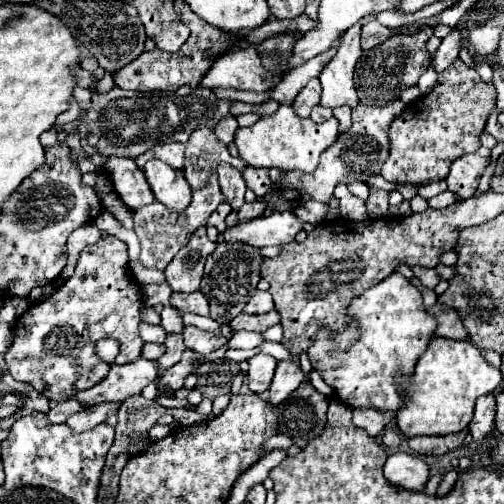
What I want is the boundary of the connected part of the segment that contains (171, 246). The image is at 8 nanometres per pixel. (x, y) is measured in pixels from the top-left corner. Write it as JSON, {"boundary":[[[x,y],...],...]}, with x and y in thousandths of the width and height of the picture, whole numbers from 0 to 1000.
{"boundary":[[[399,248],[395,256],[383,256],[375,280],[371,280],[371,300],[367,300],[367,331],[363,343],[375,359],[375,367],[383,367],[383,399],[379,407],[359,419],[335,419],[331,411],[323,411],[319,403],[304,403],[296,411],[280,411],[276,419],[268,419],[268,462],[280,478],[280,522],[288,530],[308,530],[315,538],[327,538],[327,530],[339,522],[339,514],[351,506],[351,498],[371,486],[375,470],[403,446],[411,446],[415,427],[431,415],[431,407],[438,403],[442,387],[431,363],[431,327],[442,319],[442,312],[458,312],[450,300],[450,288],[442,288],[419,252]]]}

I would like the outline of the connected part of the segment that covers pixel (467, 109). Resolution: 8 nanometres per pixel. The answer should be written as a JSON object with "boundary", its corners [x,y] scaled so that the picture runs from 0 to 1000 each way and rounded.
{"boundary":[[[915,117],[895,125],[887,145],[875,145],[867,169],[835,188],[827,200],[804,212],[804,224],[788,232],[772,252],[772,312],[756,331],[760,355],[776,363],[815,363],[815,367],[843,367],[855,359],[875,359],[887,351],[895,323],[915,312],[919,304],[935,304],[954,292],[950,268],[962,256],[966,232],[982,220],[982,173],[974,165],[954,161],[938,133],[927,133]]]}

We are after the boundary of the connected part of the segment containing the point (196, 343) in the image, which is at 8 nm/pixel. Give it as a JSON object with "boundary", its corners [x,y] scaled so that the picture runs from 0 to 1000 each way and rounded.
{"boundary":[[[446,641],[446,665],[438,665],[438,661],[415,661],[415,657],[399,657],[383,645],[371,645],[363,653],[363,669],[367,669],[367,685],[375,692],[383,692],[387,700],[399,700],[399,704],[415,704],[419,696],[431,696],[462,669],[462,653],[454,649],[454,641]]]}

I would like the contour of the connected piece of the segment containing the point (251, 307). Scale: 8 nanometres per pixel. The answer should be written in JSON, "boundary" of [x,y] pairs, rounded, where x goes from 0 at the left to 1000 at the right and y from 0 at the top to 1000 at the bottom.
{"boundary":[[[506,577],[490,597],[482,621],[530,621],[542,613],[542,589],[534,577]]]}

